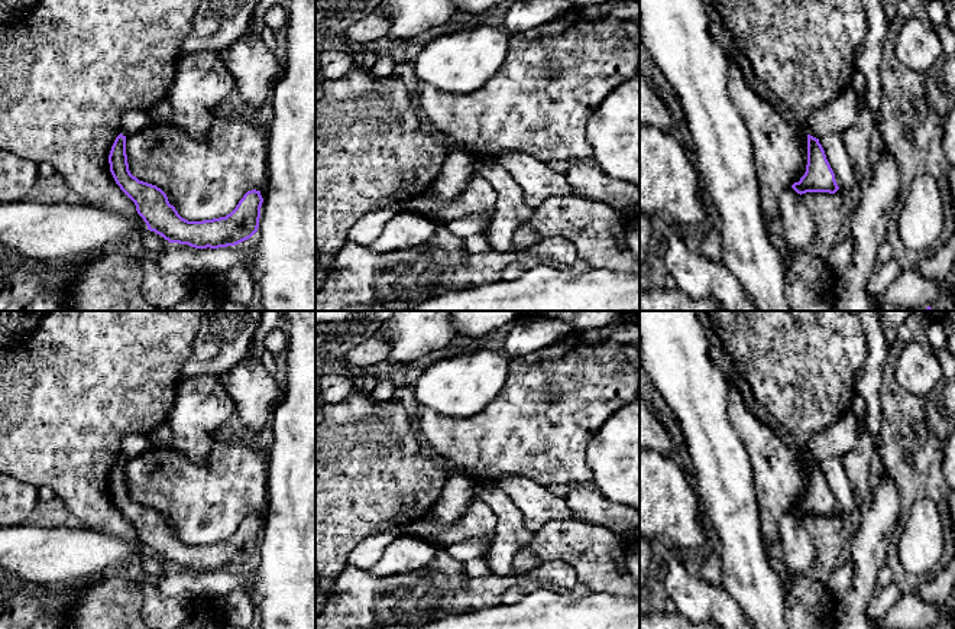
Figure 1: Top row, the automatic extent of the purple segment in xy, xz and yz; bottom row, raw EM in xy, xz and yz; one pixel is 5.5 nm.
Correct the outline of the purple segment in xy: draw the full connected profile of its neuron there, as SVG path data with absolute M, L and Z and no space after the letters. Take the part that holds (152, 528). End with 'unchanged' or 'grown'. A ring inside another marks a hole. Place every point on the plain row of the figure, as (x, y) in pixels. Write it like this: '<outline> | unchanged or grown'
M122 457L111 470L109 487L116 508L135 526L148 554L155 555L169 567L188 568L195 573L218 573L236 570L258 555L263 526L260 515L247 515L226 541L188 545L169 528L161 512L139 505L130 497L126 460Z | unchanged

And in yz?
M807 458L806 496L791 512L800 519L806 516L835 518L839 513L819 463L810 458Z | unchanged

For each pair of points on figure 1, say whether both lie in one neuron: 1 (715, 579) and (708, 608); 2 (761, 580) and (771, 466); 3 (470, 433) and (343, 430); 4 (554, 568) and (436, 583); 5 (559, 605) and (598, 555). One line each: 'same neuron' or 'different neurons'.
1: different neurons
2: different neurons
3: different neurons
4: same neuron
5: different neurons

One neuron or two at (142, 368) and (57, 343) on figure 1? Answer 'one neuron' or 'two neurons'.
one neuron

